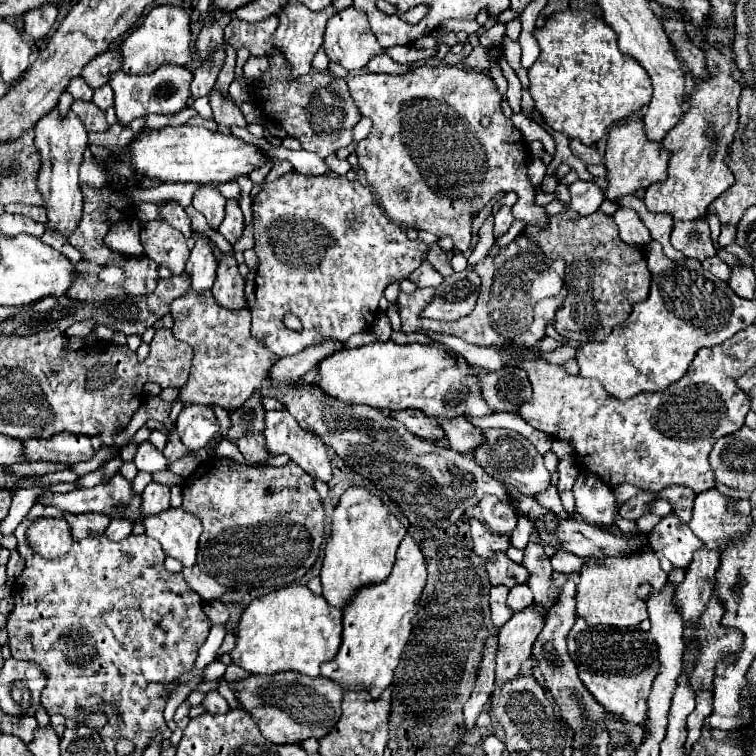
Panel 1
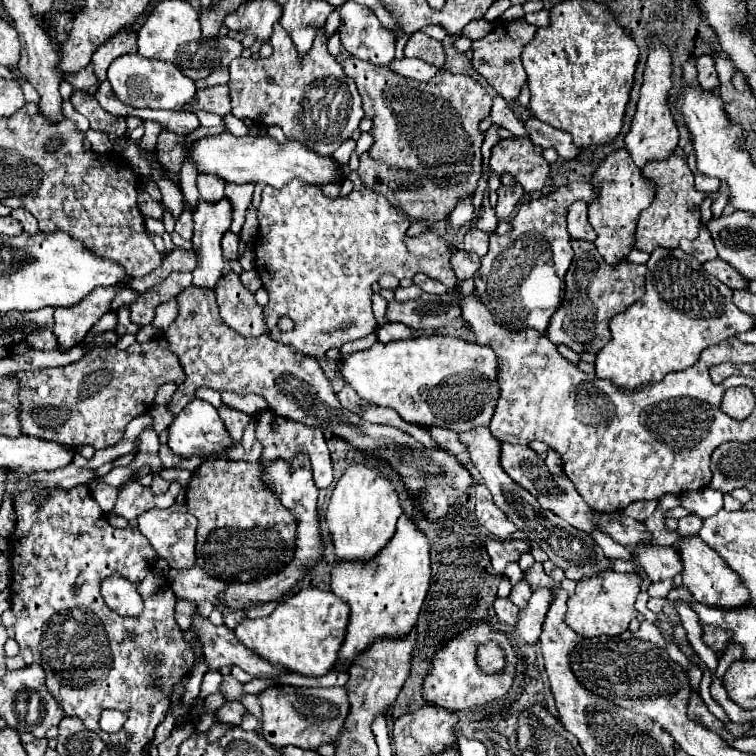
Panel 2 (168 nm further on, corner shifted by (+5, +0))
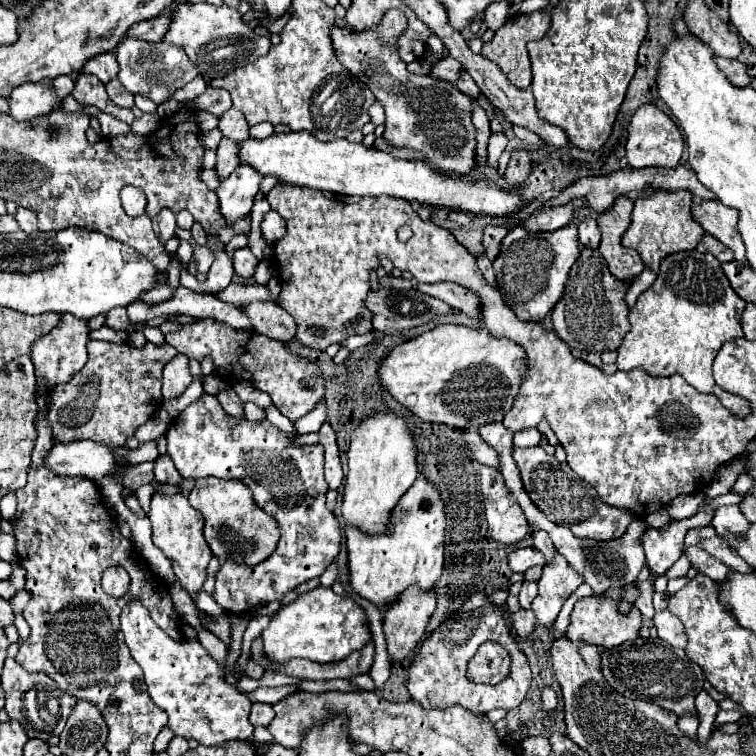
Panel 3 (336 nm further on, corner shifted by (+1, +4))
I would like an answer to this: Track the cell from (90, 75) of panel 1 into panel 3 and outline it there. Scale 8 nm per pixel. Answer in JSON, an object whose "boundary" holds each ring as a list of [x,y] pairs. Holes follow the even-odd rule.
{"boundary":[[[162,13],[162,15],[154,17],[154,19],[136,23],[128,31],[128,35],[136,37],[136,39],[144,39],[148,43],[158,43],[158,41],[162,41],[162,35],[166,35],[168,27],[170,27],[170,13]]]}

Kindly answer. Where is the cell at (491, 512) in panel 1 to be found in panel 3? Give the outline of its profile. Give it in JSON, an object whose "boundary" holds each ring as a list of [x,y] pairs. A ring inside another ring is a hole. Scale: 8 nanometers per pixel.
{"boundary":[[[482,467],[482,493],[488,519],[488,535],[504,545],[518,543],[528,533],[526,517],[518,501],[506,491],[502,473],[496,467]]]}

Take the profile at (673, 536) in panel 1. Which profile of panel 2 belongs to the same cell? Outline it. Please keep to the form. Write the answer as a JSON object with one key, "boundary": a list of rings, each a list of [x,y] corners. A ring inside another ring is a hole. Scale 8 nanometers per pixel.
{"boundary":[[[680,535],[674,549],[680,553],[680,559],[684,565],[684,569],[680,573],[682,583],[688,587],[688,591],[694,595],[696,601],[708,603],[708,605],[718,605],[724,609],[740,607],[750,601],[750,595],[748,595],[746,587],[742,585],[742,581],[738,579],[738,575],[734,575],[734,571],[728,569],[728,565],[720,559],[720,555],[714,553],[698,535]]]}

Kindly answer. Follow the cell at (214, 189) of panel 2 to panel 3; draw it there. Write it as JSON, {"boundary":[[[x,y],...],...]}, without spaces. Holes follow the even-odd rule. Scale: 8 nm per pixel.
{"boundary":[[[222,137],[222,141],[218,143],[216,153],[218,153],[216,171],[218,171],[220,179],[224,181],[226,175],[230,175],[238,167],[238,143],[228,139],[228,137]]]}

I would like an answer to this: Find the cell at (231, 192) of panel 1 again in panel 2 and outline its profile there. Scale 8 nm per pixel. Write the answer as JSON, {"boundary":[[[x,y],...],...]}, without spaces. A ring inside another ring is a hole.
{"boundary":[[[226,183],[224,187],[224,193],[226,193],[226,199],[230,199],[230,203],[234,205],[234,215],[232,215],[232,231],[234,233],[240,233],[240,227],[244,223],[244,213],[252,201],[252,191],[254,191],[254,185],[232,185],[232,183]]]}

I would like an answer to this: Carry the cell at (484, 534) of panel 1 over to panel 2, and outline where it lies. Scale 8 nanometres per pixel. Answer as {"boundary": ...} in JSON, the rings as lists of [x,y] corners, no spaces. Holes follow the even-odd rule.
{"boundary":[[[486,537],[486,551],[488,551],[492,567],[498,575],[504,573],[504,569],[510,561],[518,561],[520,551],[526,551],[526,549],[528,549],[528,545],[520,539],[498,541],[498,539],[492,539],[492,537]]]}

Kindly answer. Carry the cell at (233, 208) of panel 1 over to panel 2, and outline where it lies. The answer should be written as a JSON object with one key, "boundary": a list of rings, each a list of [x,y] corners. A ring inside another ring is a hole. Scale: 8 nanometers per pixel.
{"boundary":[[[226,231],[226,235],[222,237],[222,251],[224,251],[224,259],[238,259],[238,243],[240,237],[232,231]]]}

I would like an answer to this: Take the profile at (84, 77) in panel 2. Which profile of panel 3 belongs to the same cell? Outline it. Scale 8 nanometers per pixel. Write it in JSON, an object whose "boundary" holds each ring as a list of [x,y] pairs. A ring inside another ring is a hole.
{"boundary":[[[102,53],[102,55],[96,55],[94,59],[90,59],[82,73],[92,73],[96,75],[104,85],[114,79],[118,75],[118,61],[116,61],[116,55],[114,53]]]}

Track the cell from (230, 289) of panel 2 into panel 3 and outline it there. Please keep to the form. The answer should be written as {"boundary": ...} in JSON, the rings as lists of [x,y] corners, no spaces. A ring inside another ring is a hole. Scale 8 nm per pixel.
{"boundary":[[[256,301],[256,303],[246,305],[244,311],[250,317],[254,331],[258,331],[260,335],[278,339],[282,343],[290,343],[294,339],[294,335],[296,335],[294,317],[290,313],[282,311],[282,307],[278,307],[278,303]]]}

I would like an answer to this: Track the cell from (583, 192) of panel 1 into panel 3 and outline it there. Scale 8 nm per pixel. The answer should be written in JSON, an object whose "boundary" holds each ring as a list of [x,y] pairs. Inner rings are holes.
{"boundary":[[[588,215],[578,225],[578,245],[588,247],[588,249],[598,249],[598,243],[600,243],[600,231],[596,225],[596,217]]]}

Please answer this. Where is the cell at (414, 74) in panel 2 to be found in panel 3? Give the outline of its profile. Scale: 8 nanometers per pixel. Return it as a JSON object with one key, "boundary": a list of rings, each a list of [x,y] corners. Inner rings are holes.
{"boundary":[[[446,57],[438,65],[432,67],[432,75],[434,77],[444,79],[444,81],[450,81],[450,83],[456,83],[458,81],[460,71],[462,71],[462,65],[454,57]]]}

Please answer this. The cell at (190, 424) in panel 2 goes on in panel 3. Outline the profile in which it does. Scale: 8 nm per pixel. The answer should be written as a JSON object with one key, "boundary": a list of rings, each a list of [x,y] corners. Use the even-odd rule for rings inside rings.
{"boundary":[[[206,393],[172,421],[166,437],[168,455],[182,479],[238,479],[250,487],[254,503],[280,525],[280,541],[274,555],[254,567],[228,559],[218,569],[212,597],[226,613],[236,615],[270,601],[280,601],[300,583],[320,577],[336,559],[342,535],[334,513],[326,509],[328,487],[324,481],[324,451],[320,443],[296,445],[296,431],[286,435],[270,425],[268,419],[256,423],[246,417],[232,417],[214,395]]]}

